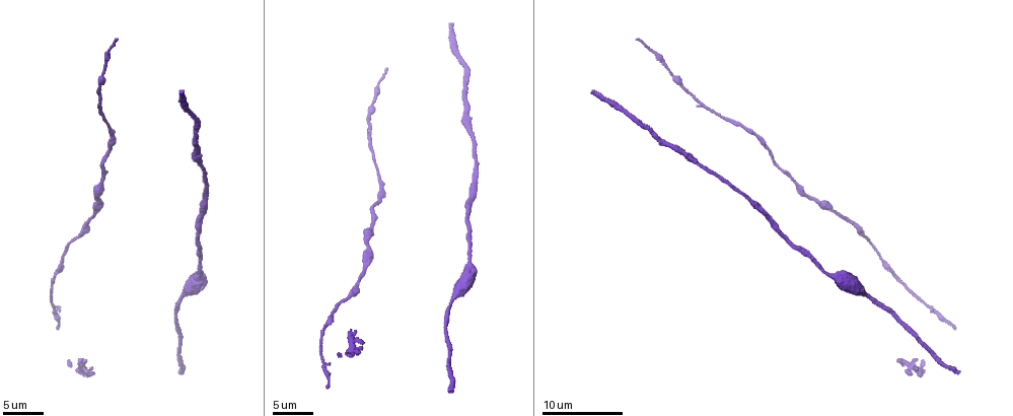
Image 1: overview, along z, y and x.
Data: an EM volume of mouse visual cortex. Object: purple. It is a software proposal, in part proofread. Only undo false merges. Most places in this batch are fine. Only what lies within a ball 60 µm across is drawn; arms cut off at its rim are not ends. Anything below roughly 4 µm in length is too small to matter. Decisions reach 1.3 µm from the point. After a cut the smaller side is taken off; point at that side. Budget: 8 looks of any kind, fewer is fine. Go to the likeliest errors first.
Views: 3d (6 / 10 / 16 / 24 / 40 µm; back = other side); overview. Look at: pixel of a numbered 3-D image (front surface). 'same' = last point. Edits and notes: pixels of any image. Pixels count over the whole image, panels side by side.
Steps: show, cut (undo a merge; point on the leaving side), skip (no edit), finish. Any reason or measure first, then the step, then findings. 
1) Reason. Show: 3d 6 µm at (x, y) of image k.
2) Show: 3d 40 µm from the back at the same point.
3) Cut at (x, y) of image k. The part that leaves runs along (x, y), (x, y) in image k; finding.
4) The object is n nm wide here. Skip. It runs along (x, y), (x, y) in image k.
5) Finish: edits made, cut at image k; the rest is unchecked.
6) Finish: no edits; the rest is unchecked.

Sudden change in width. Show: 3d 10 µm at (367, 264) of image 1.

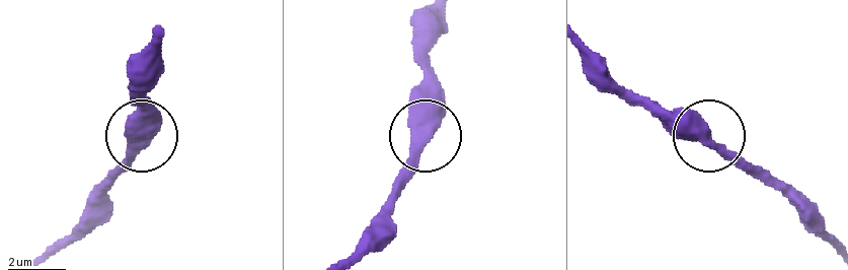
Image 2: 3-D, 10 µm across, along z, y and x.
Show: 3d 10 µm from the back at (704, 136) of image 2.

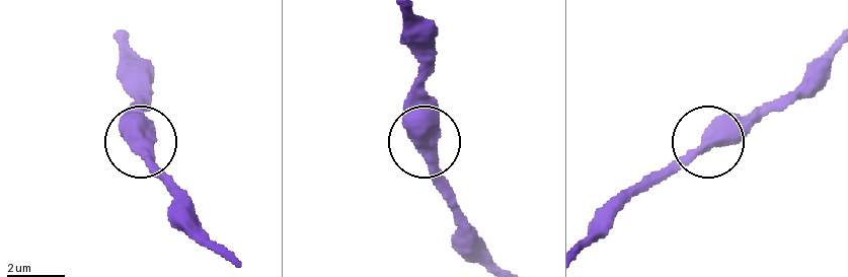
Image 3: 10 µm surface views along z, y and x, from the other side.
Skip. Continuous, no second neuron.

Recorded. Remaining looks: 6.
Thick turns thin. Show: 3d 16 µm at (372, 105) of image 1.

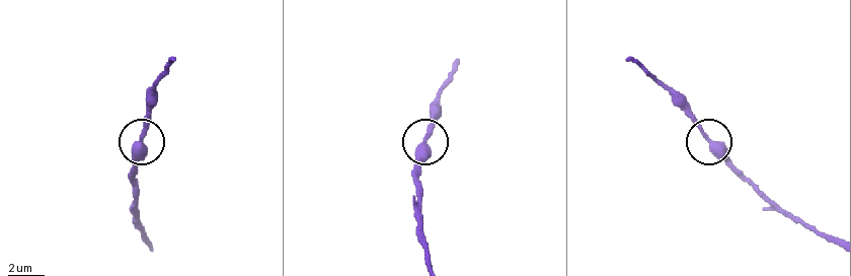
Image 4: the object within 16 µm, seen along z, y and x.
Skip. Continuous, no second neuron.

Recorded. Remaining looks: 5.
Sudden change in width. Show: 3d 10 µm at (328, 324) of image 1.

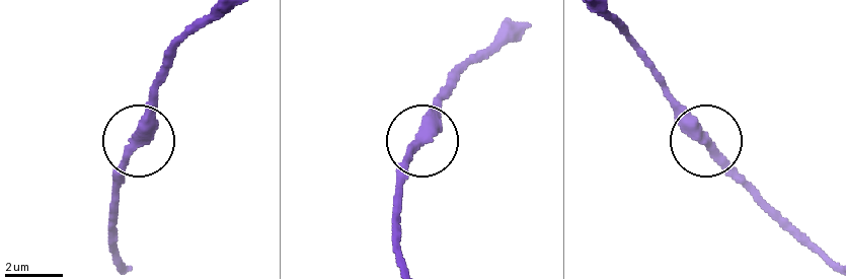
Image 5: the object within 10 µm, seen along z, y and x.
Skip. It runs along (206, 17), (174, 53), (152, 126), (113, 189) in image 5; all the same neuron.

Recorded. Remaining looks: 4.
Sudden change in width. Show: 3d 16 µm at (76, 235) of image 1.

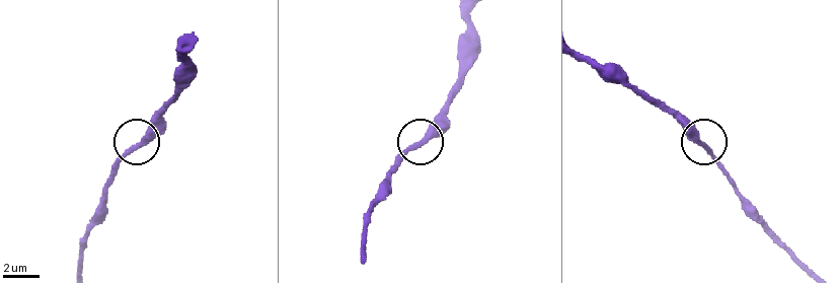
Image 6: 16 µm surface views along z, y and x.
Skip. All the same neuron.

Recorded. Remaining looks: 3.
Finish: no edits; the rest is unchecked.

